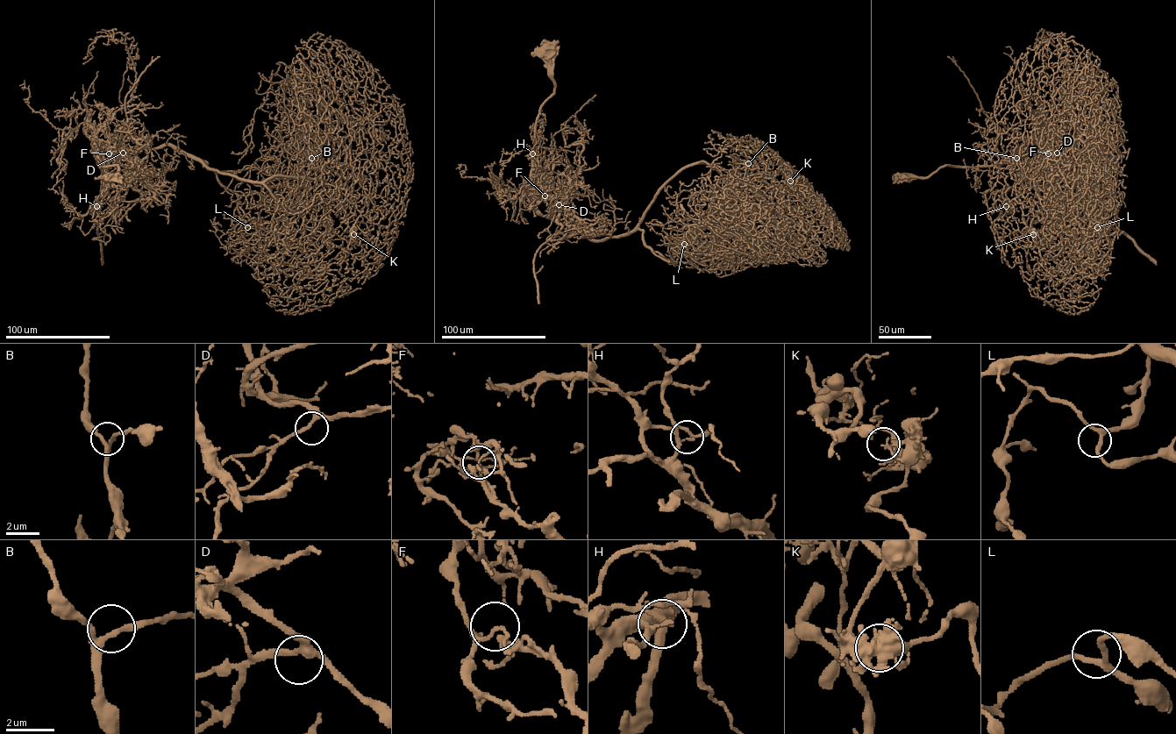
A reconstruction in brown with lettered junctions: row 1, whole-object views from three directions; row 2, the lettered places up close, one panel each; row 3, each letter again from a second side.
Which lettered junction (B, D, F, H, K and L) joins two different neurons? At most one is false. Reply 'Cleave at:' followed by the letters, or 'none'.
Cleave at: F

